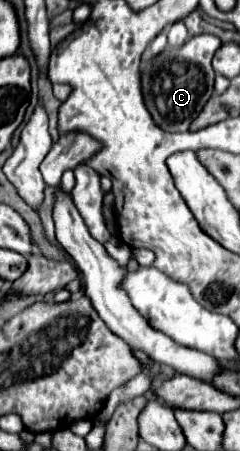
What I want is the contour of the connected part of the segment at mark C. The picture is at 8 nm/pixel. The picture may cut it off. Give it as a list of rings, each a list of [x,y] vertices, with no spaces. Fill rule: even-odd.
[[[197,34],[189,38],[183,46],[163,50],[149,64],[145,64],[145,72],[141,70],[141,90],[145,98],[145,106],[165,132],[185,132],[191,122],[199,116],[205,102],[213,94],[213,78],[215,72],[211,68],[211,60],[215,50],[221,46],[221,40],[213,34]]]

